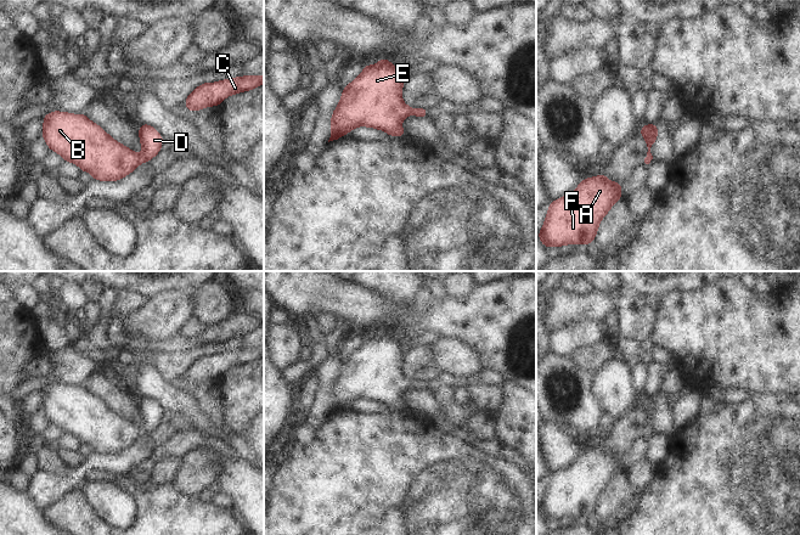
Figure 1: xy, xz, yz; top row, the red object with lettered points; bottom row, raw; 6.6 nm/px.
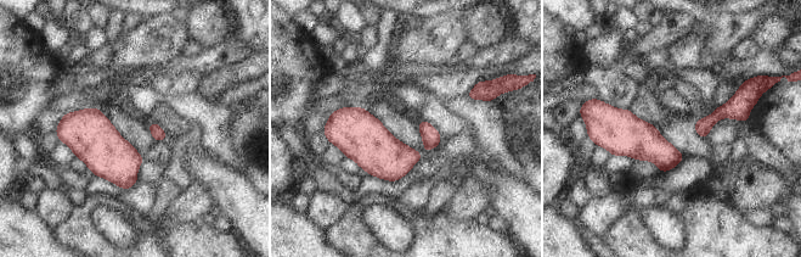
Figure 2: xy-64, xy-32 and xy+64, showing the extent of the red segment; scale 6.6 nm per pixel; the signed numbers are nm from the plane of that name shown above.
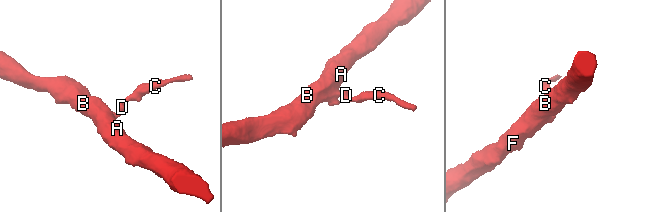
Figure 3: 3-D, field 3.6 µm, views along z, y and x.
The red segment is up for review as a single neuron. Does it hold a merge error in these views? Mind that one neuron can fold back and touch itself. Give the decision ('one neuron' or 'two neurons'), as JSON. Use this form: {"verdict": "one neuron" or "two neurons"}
{"verdict": "one neuron"}

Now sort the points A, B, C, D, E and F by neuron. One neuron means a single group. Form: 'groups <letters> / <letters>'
groups A B C D E F

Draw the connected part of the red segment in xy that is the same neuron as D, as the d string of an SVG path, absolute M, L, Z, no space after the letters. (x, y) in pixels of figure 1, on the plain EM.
M53 383L41 390L44 399L41 409L50 423L58 426L64 434L75 435L80 444L88 444L94 452L119 454L133 445L141 435L148 435L162 421L163 409L150 396L139 399L139 410L142 419L142 427L128 421L116 413L100 398L91 394L85 387L72 387L68 384Z

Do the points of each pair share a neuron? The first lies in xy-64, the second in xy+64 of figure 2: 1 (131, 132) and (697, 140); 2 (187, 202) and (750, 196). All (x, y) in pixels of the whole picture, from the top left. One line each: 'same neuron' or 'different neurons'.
1: different neurons
2: same neuron

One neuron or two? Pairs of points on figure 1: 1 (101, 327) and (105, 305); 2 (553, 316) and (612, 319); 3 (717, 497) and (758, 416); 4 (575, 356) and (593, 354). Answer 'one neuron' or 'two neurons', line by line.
1: one neuron
2: two neurons
3: one neuron
4: one neuron

